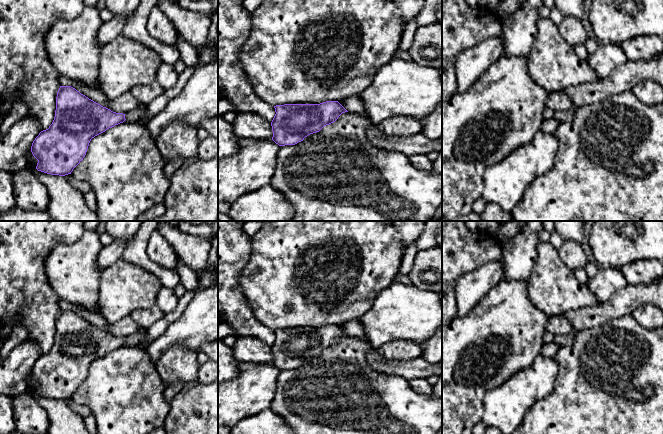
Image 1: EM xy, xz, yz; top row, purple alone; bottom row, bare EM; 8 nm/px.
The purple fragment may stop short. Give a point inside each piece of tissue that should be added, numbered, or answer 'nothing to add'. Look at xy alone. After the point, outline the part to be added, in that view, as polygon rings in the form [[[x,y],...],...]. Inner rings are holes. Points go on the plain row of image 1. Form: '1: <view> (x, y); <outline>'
1: xy (139, 338); [[[142,329],[132,335],[129,335],[126,339],[125,339],[125,343],[128,346],[140,346],[140,345],[144,345],[147,346],[150,342],[146,340],[146,330]]]

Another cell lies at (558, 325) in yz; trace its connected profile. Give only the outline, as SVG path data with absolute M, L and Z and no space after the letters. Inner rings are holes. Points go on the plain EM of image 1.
M550 316L546 331L556 335L569 335L574 330L570 322L563 316Z

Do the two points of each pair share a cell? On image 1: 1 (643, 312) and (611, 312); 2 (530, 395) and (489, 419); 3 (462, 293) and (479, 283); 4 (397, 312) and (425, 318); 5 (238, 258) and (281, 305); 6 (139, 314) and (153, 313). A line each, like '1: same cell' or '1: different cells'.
1: different cells
2: same cell
3: same cell
4: same cell
5: different cells
6: same cell

